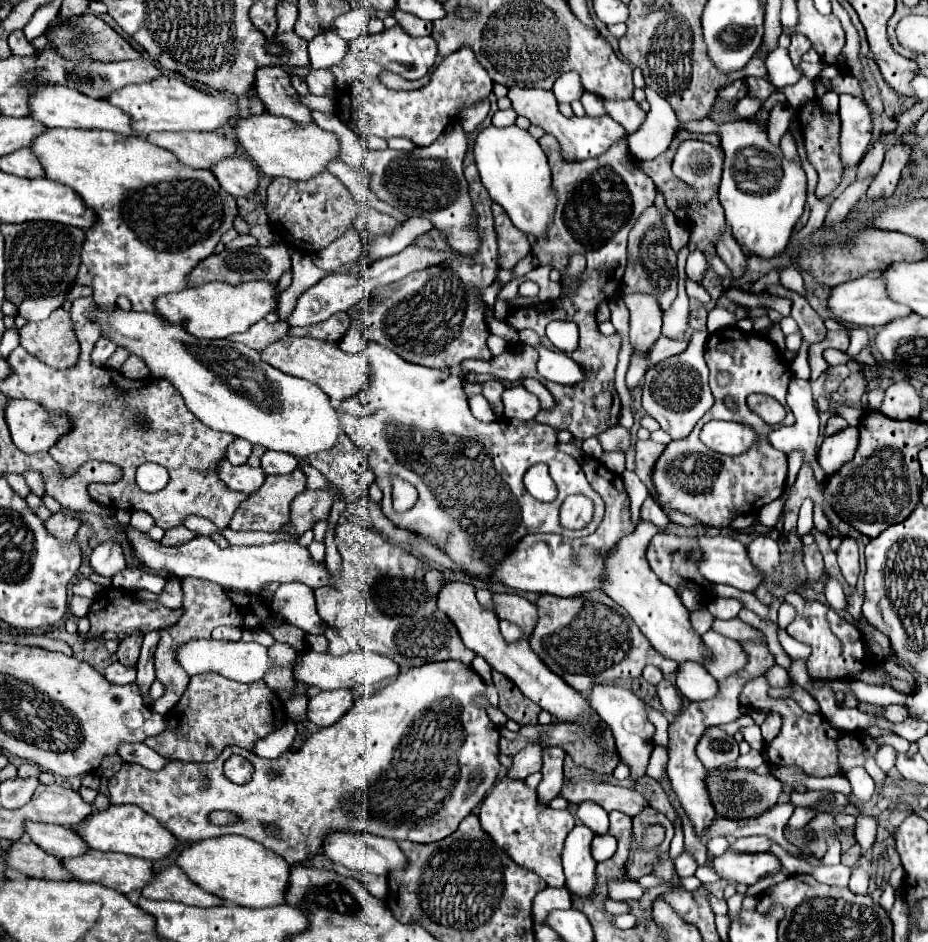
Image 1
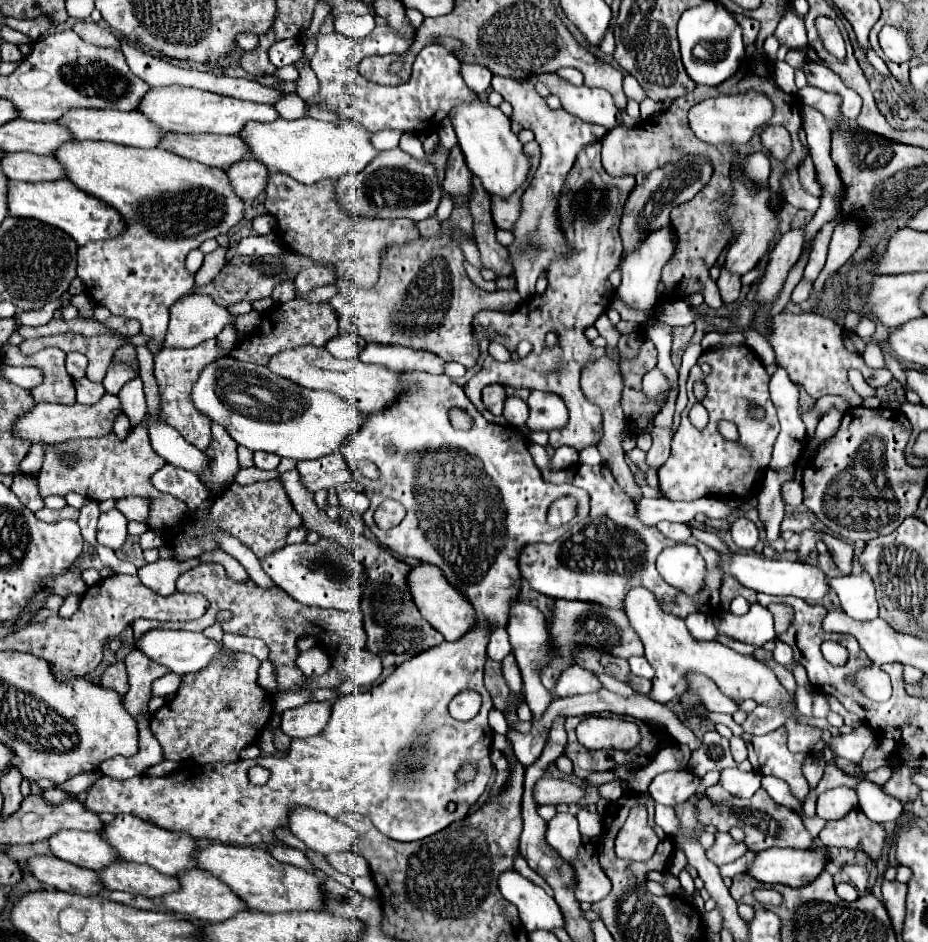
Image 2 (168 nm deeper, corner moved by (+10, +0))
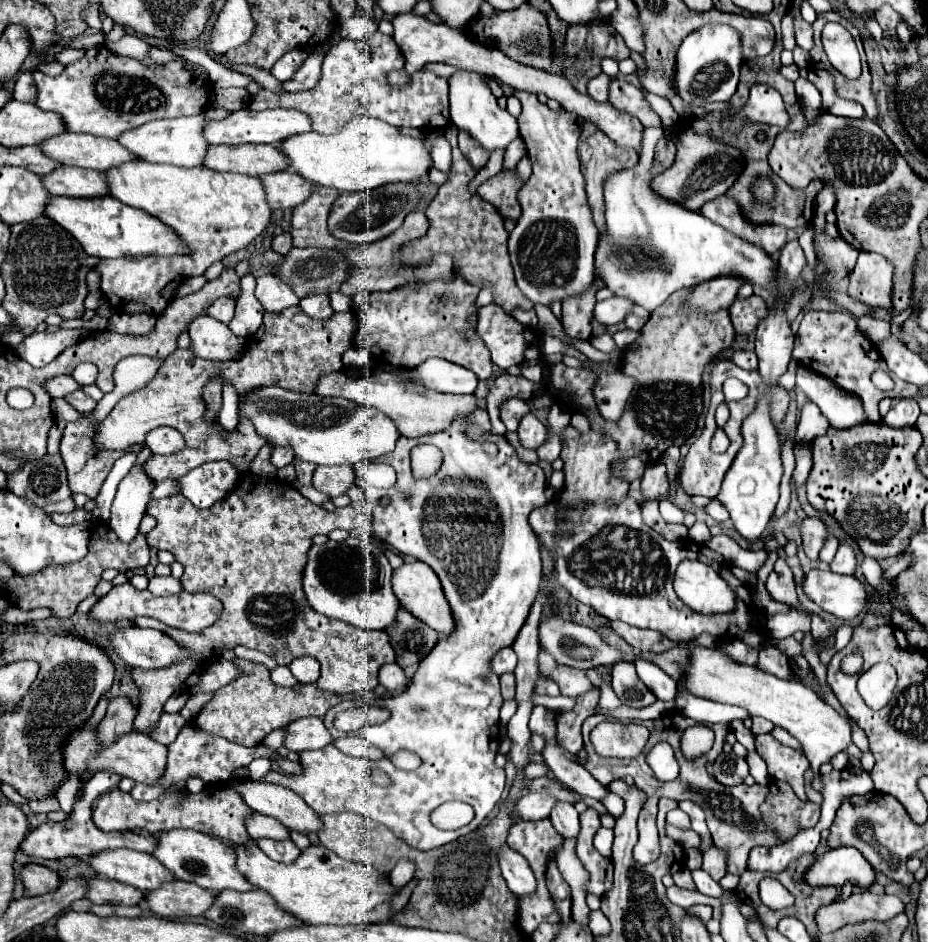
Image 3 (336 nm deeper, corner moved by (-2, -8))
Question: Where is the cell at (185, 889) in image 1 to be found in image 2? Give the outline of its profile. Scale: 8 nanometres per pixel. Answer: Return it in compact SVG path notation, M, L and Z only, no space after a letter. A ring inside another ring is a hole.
M191 868L177 874L177 880L179 880L179 890L167 896L161 896L161 904L165 910L177 912L189 918L197 918L197 920L207 920L207 922L223 922L231 918L231 914L237 914L239 910L247 910L243 900L239 900L225 884L219 884L219 880L209 876L209 872Z

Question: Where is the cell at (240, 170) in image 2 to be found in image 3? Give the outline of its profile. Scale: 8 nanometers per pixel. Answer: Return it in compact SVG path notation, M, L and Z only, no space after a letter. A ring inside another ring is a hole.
M283 170L283 172L273 172L267 176L261 176L267 192L267 202L273 208L281 210L293 210L295 206L303 204L307 196L313 194L315 184L299 176L297 172Z

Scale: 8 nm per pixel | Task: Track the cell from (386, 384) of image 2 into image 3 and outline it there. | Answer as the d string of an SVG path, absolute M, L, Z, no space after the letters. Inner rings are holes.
M343 368L337 374L323 376L317 384L319 396L341 396L365 406L373 406L383 414L391 416L405 438L421 438L427 434L443 432L451 426L457 416L469 416L477 410L477 398L473 394L441 394L427 392L427 388L419 388L419 384L399 384L399 380L391 380L391 372L375 372L369 368Z

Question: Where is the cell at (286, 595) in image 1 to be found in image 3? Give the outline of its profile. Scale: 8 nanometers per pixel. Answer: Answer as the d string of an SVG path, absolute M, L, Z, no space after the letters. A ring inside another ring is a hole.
M163 480L157 484L157 490L153 494L153 498L165 498L165 496L171 496L171 494L179 494L179 486L175 480Z

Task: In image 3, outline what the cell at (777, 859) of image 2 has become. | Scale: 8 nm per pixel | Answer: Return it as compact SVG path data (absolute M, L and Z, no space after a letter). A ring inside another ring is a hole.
M835 848L817 858L805 880L811 886L843 886L849 882L867 890L875 884L875 874L855 848Z

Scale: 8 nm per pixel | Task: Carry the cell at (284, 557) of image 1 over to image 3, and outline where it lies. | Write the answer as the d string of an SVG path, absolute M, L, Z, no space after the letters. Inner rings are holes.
M349 536L343 542L327 542L325 546L313 544L303 572L303 590L313 610L367 630L389 628L399 610L399 600L391 590L391 566L385 554L357 536Z

